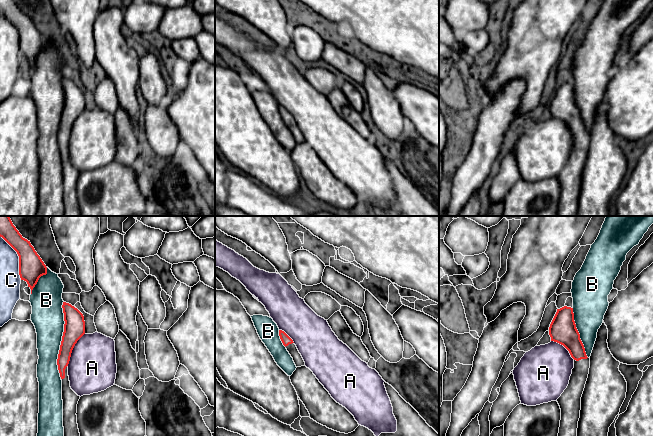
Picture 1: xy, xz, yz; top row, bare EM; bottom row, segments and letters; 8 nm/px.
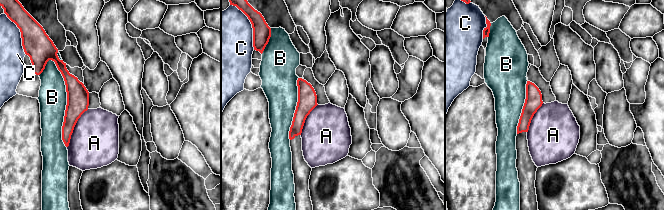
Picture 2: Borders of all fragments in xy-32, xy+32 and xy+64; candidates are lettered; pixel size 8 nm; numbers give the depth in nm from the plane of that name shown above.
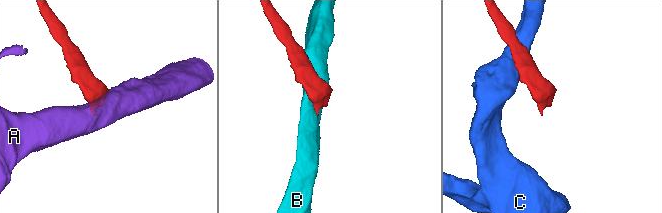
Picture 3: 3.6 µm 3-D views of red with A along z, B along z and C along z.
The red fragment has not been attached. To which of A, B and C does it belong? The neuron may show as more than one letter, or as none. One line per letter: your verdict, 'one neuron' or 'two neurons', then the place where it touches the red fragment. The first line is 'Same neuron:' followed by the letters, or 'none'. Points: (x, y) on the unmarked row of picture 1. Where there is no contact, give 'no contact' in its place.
Same neuron: none
A: two neurons | xy (72, 125)
B: two neurons | xy (62, 116)
C: two neurons | xy (19, 34)

